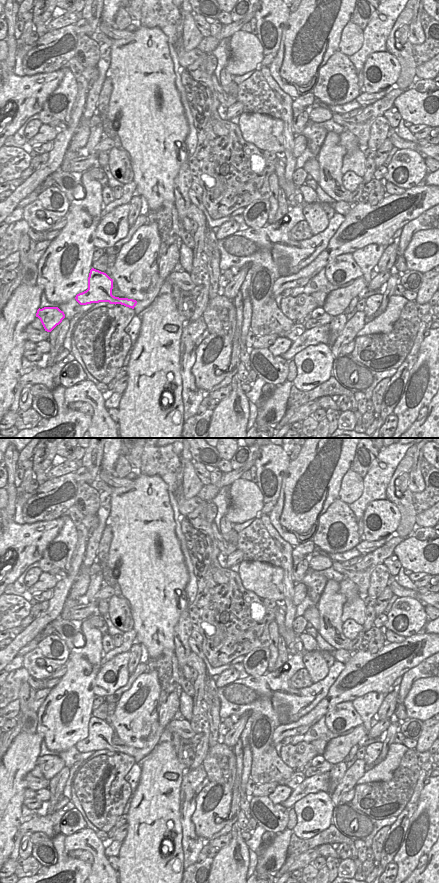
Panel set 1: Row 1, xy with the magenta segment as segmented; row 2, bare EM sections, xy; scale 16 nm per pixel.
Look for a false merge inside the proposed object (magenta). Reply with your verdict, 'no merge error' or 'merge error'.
no merge error

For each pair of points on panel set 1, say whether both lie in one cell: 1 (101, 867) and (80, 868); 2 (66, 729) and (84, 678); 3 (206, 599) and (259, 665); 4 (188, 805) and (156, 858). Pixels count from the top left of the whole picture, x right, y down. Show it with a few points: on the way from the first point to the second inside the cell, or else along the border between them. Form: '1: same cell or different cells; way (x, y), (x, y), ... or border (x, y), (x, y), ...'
1: different cells; border (92, 864), (89, 872)
2: same cell; way (74, 716), (80, 707), (80, 691)
3: different cells; border (268, 646), (253, 648), (245, 656)
4: different cells; border (180, 794), (179, 821), (182, 841)

